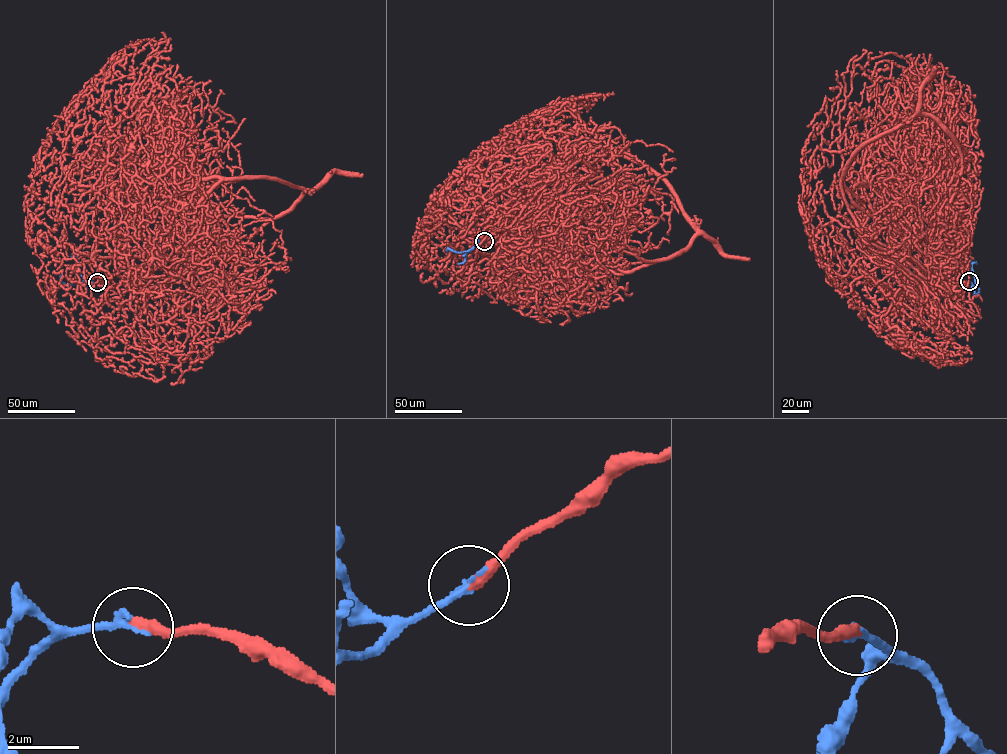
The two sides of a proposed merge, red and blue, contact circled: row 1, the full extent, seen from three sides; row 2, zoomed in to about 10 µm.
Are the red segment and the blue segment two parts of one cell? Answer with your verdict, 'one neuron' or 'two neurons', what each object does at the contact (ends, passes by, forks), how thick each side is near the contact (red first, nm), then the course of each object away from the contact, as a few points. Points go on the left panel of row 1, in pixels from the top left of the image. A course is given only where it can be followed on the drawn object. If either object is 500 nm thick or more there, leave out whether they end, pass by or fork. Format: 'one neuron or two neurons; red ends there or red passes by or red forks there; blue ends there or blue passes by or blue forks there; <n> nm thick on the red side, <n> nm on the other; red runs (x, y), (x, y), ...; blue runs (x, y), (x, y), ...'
one neuron; red ends there; blue ends there; 340 nm thick on the red side, 220 nm on the other; red runs (96, 282), (143, 288), (222, 181), (310, 191), (268, 218), (162, 205), (136, 175), (158, 127), (98, 187); blue runs (97, 282), (86, 286), (78, 269), (78, 257), (71, 256)

